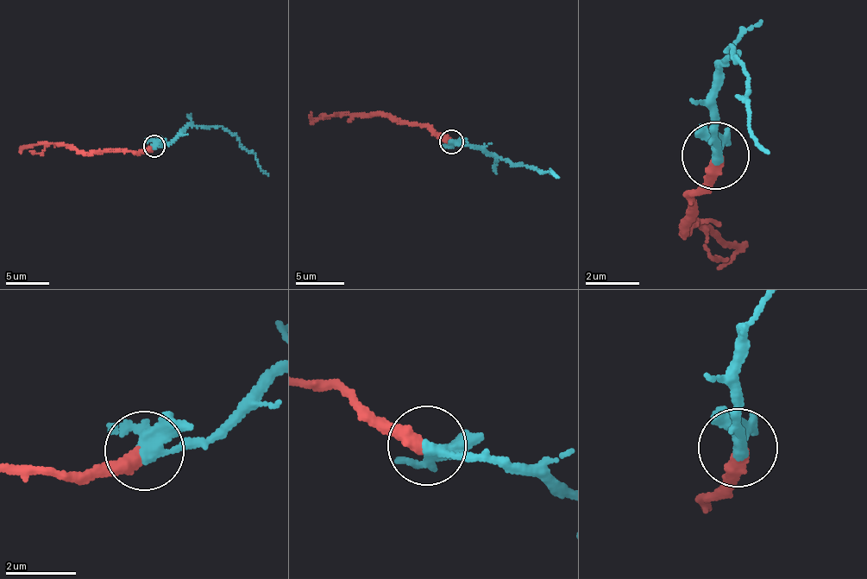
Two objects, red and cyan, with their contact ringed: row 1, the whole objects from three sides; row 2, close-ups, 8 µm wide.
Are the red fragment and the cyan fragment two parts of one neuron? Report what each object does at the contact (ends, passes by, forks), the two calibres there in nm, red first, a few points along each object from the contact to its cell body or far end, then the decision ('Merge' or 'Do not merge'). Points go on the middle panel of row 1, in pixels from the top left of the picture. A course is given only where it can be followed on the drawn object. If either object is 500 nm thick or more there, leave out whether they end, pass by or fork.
At the ring red ends. At the ring cyan forks. Thickness 440 nm (red) against 300 nm. Course of red: (450, 141), (425, 126), (397, 123), (382, 114), (315, 118), (310, 112). Course of cyan: (450, 141), (552, 173), (551, 171), (558, 177). Merge

